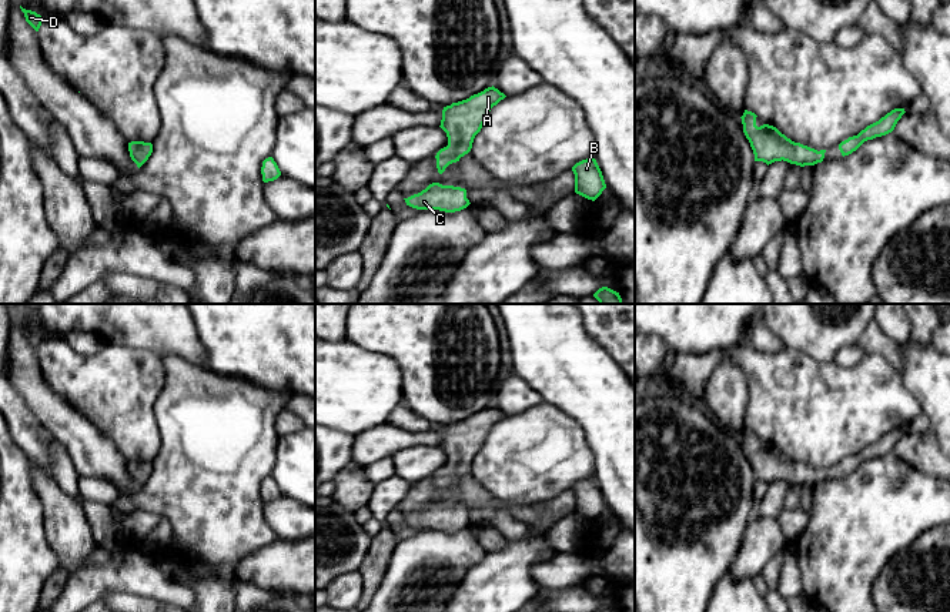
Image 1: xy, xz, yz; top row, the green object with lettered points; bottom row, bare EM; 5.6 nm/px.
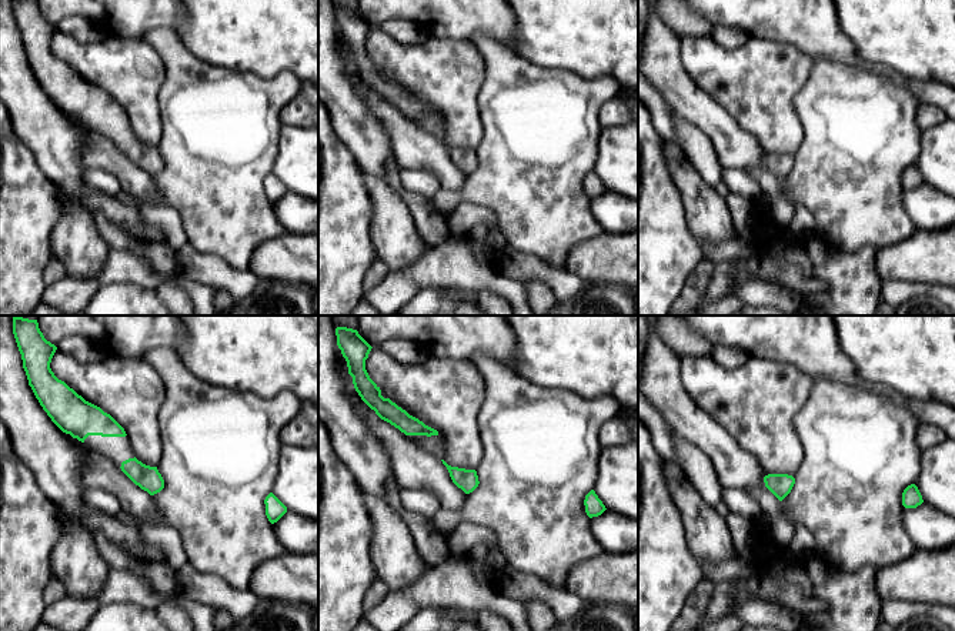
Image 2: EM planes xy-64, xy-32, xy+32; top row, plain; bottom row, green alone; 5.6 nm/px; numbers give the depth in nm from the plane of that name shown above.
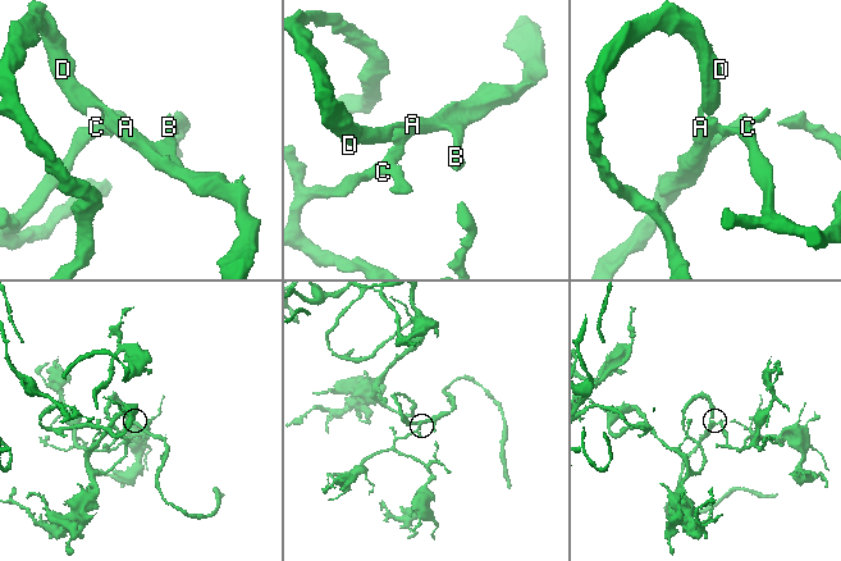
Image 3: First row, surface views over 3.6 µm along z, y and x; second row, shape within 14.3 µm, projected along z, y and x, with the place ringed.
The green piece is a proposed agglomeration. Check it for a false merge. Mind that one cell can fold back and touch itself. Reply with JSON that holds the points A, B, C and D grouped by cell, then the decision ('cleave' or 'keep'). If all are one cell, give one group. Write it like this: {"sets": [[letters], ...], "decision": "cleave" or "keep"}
{"sets": [["A", "B", "C", "D"]], "decision": "keep"}

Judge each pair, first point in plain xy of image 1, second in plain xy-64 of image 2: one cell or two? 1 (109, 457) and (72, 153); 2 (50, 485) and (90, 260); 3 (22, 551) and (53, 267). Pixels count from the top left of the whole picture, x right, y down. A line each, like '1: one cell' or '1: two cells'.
1: two cells
2: one cell
3: two cells

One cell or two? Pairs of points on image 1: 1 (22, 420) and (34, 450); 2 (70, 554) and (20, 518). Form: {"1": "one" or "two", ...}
{"1": "one", "2": "two"}

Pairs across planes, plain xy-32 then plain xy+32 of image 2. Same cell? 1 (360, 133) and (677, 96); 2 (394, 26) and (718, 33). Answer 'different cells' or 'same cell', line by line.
1: different cells
2: same cell

